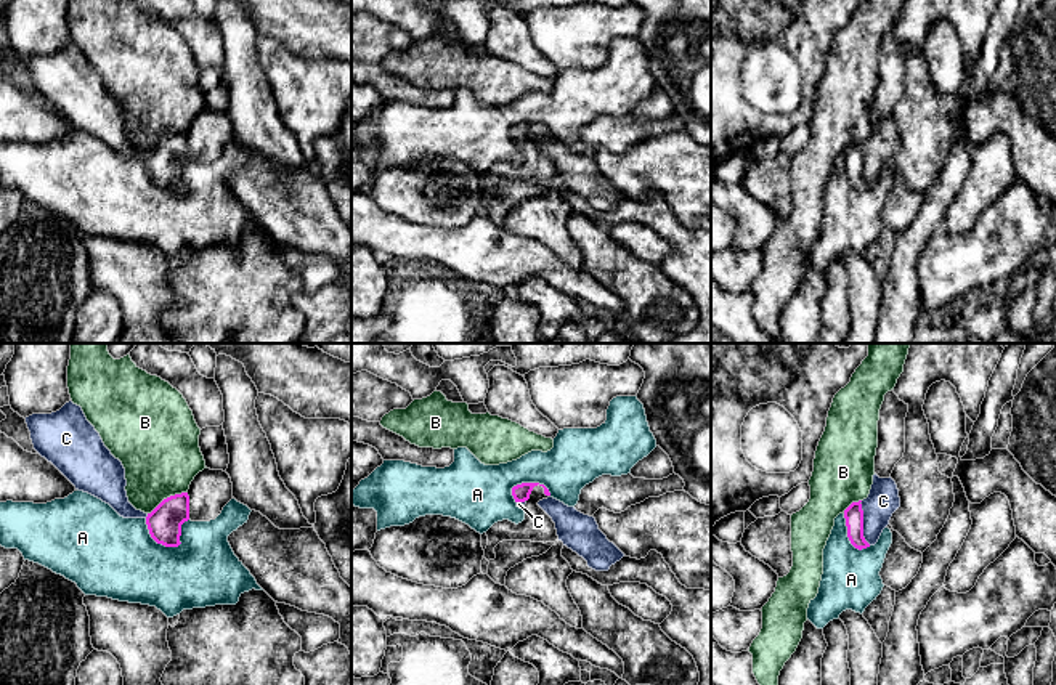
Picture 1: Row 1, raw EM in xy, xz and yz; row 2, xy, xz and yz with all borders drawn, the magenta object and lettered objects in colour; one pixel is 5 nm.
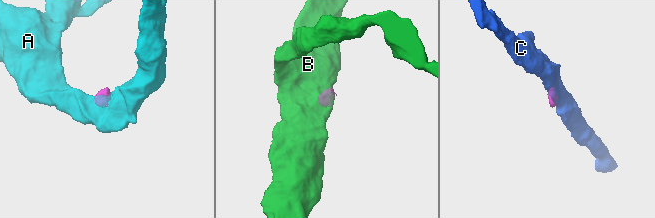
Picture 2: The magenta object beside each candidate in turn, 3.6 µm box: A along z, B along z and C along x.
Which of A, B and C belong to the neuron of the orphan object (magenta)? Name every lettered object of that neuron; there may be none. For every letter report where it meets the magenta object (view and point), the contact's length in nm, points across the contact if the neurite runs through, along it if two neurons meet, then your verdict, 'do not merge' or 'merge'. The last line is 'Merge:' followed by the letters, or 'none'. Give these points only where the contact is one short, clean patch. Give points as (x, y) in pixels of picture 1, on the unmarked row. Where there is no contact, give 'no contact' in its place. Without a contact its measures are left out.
A: meets magenta in xy at (158, 183); contact 220 nm long; border along xy (145, 159), (148, 174), (158, 183), (182, 183); do not merge
B: meets magenta in xy at (167, 138); contact 240 nm long; border along xy (186, 132), (164, 138), (148, 154); do not merge
C: meets magenta in yz at (862, 164); contact 220 nm long; border along yz (861, 141), (862, 177), (870, 185); do not merge
Merge: none

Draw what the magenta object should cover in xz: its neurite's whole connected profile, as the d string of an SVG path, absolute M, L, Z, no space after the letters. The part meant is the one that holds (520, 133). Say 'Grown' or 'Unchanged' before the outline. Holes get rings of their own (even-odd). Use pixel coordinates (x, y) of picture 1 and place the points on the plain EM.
Grown. M522 124L512 128L515 143L525 144L525 160L518 165L502 160L494 164L488 172L488 186L481 201L481 213L488 215L488 205L496 199L494 188L502 181L531 181L555 183L558 181L555 164L538 146L539 141L550 138L549 130L539 124Z

